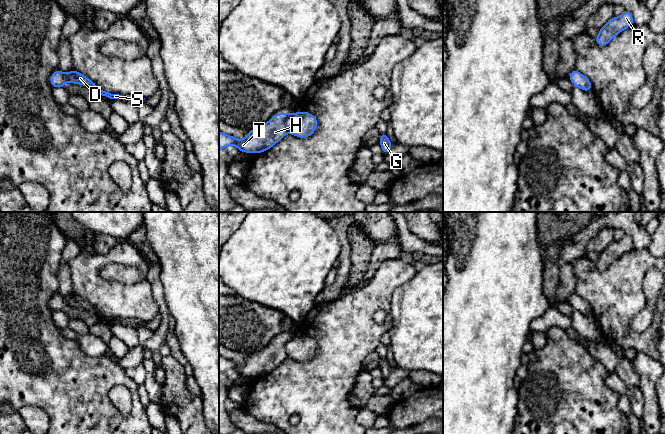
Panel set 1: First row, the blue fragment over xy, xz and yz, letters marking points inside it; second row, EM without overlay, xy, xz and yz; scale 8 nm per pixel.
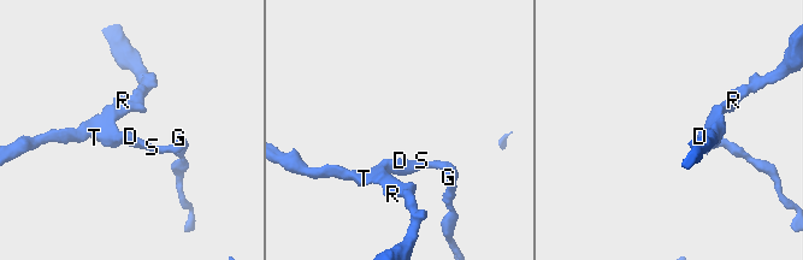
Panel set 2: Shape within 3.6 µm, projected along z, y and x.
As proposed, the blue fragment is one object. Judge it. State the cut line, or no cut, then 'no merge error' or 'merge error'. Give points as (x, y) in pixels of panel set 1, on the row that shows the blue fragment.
xz (292, 114), (285, 122), (287, 131) | merge error

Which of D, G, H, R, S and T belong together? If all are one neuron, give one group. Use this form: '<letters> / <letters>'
D G S / H R T

